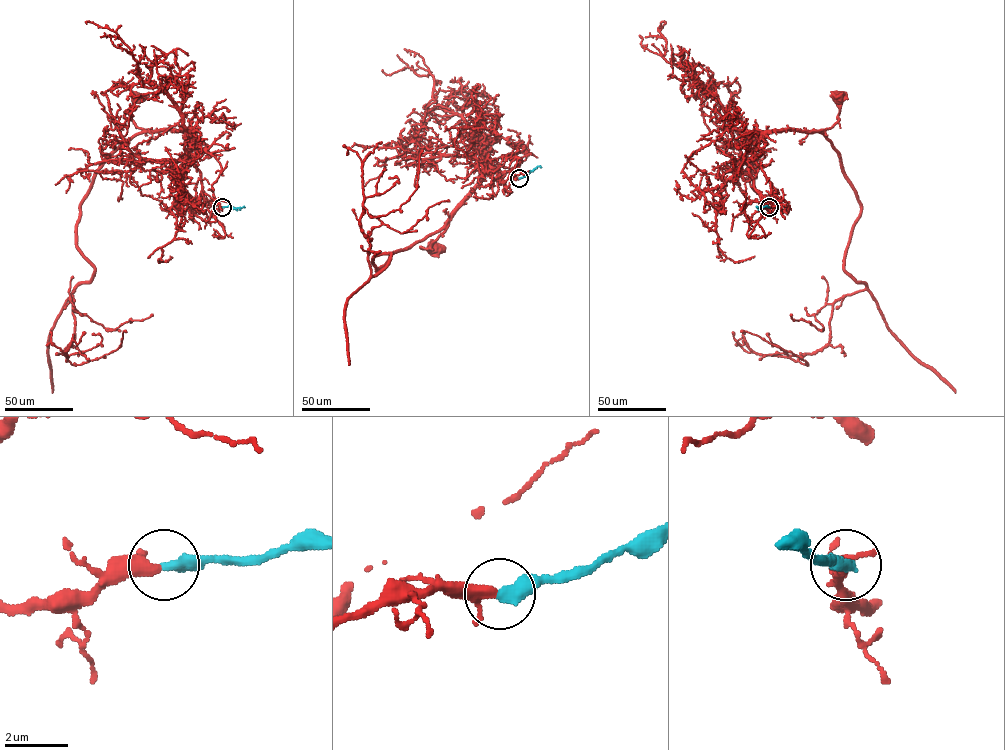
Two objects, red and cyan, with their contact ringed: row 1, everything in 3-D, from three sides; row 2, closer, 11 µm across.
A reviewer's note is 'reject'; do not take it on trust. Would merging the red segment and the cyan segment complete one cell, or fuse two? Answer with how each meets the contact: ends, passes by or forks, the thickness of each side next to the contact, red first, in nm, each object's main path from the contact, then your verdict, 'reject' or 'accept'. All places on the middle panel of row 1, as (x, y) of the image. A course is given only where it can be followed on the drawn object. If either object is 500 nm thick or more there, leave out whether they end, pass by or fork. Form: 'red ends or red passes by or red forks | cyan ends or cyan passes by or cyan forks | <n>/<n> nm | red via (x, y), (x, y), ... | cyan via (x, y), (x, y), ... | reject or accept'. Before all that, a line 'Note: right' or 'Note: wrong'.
Note: wrong
red passes by | cyan ends | 300/440 nm | red via (519, 178), (506, 188), (486, 164), (479, 184), (459, 205), (447, 228), (427, 248), (420, 247), (433, 249) | cyan via (519, 178), (537, 166), (541, 167) | accept

